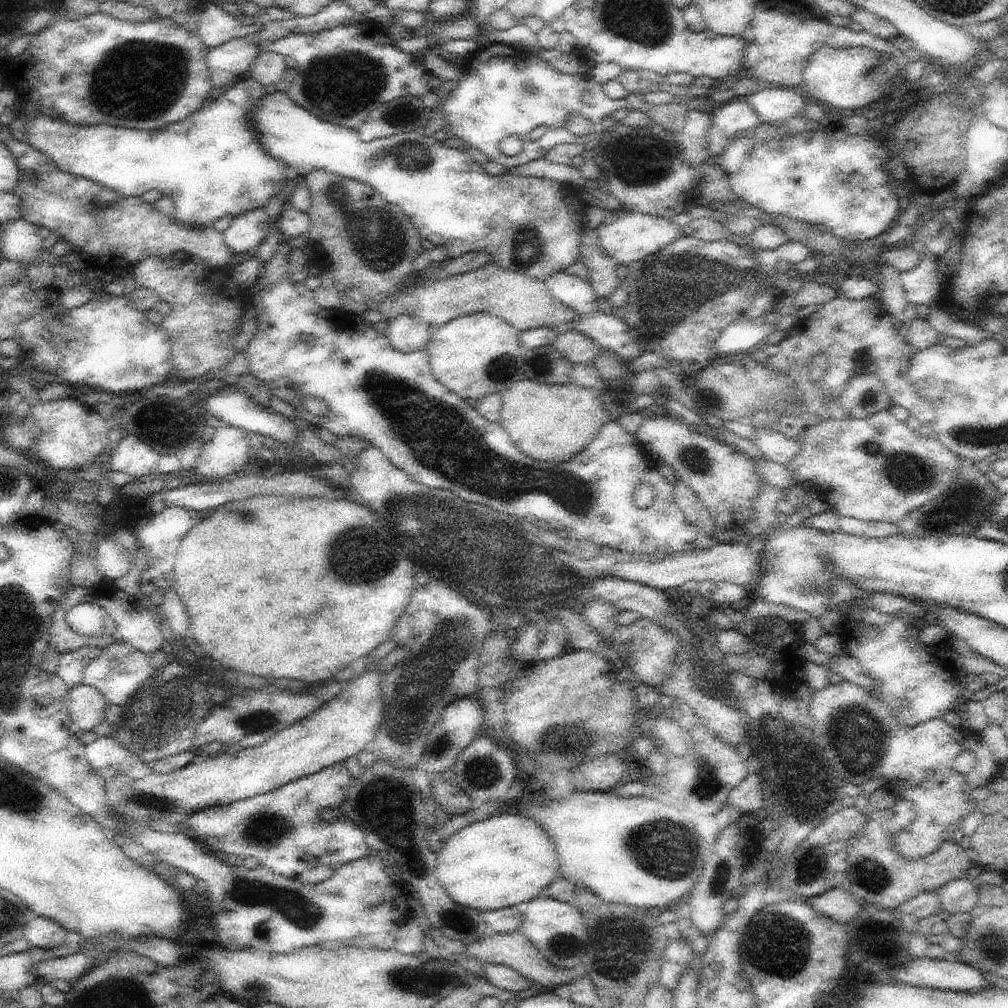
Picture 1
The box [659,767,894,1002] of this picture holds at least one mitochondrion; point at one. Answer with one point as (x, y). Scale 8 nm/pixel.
(779, 944)

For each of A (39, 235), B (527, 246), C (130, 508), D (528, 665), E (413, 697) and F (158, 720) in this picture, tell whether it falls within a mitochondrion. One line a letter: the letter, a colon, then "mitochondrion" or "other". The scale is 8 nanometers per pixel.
A: other
B: mitochondrion
C: other
D: other
E: mitochondrion
F: mitochondrion

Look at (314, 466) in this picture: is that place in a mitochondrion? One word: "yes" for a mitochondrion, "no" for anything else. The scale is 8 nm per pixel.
no

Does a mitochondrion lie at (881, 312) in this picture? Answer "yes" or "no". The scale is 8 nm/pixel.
no

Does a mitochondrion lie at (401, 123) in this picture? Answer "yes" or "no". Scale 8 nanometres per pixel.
yes

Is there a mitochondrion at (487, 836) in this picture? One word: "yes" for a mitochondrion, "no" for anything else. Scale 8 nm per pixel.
no

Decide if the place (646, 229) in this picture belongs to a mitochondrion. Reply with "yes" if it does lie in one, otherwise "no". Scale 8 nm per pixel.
no

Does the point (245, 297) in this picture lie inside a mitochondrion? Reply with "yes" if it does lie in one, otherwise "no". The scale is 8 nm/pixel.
no

